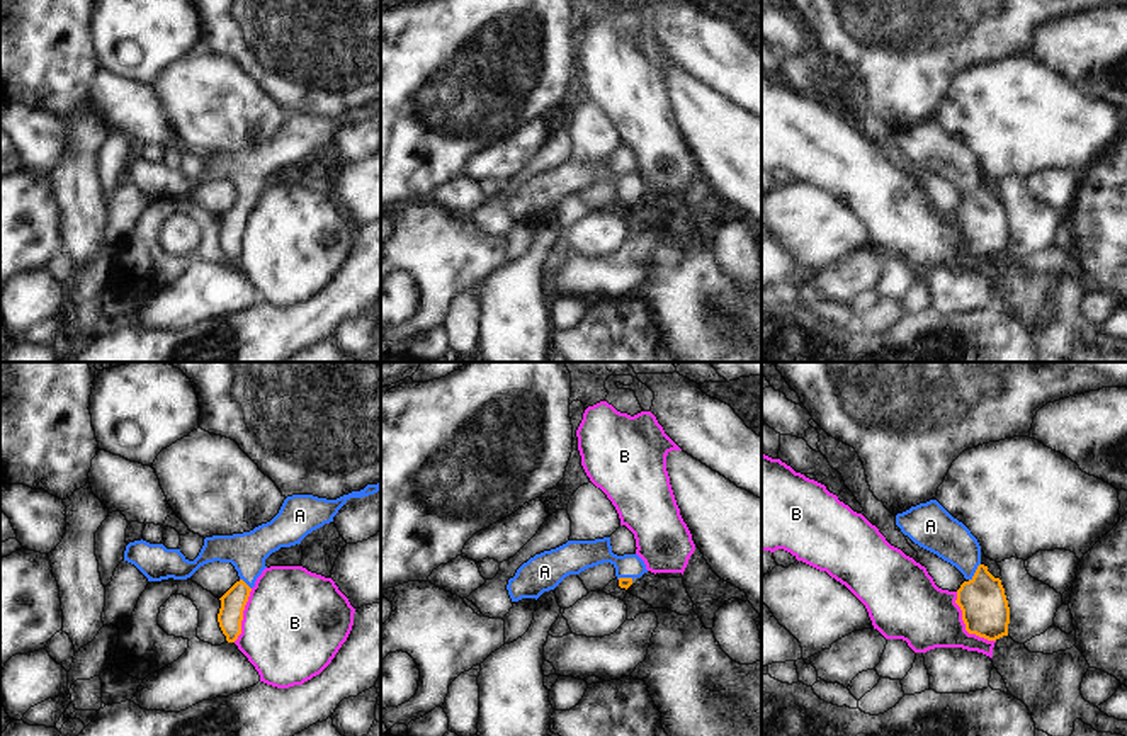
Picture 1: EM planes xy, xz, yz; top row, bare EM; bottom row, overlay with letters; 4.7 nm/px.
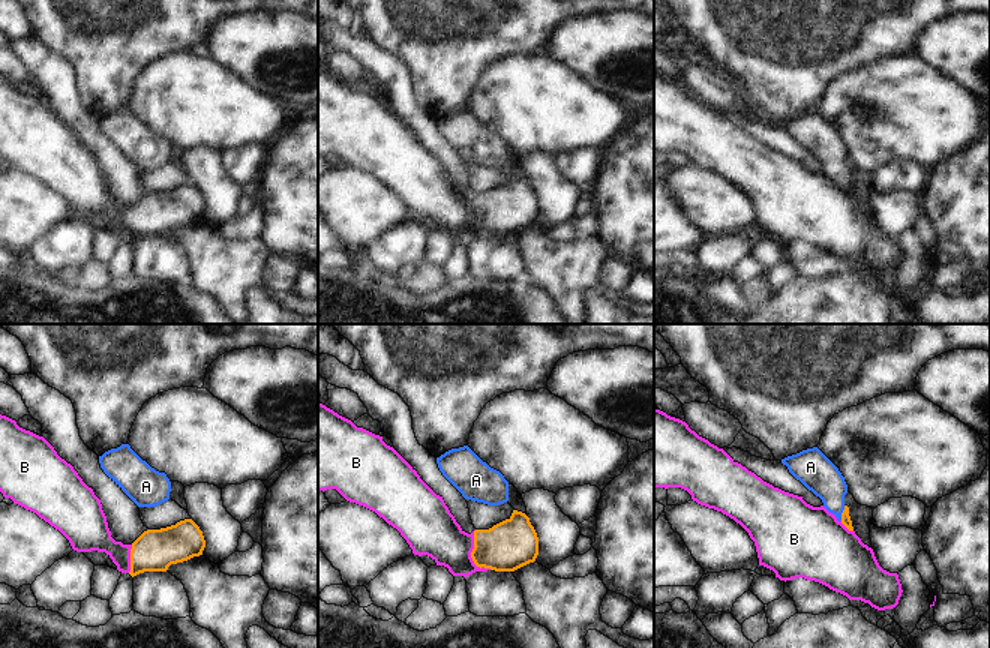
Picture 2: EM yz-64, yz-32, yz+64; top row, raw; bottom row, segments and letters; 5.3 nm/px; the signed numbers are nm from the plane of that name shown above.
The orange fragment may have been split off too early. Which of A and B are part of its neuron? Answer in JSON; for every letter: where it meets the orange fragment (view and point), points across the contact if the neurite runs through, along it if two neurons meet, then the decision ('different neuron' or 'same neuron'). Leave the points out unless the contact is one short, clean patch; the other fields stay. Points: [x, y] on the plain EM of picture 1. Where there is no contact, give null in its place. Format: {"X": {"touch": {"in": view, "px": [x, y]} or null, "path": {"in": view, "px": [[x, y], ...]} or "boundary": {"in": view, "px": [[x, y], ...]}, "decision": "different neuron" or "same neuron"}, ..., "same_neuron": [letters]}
{"A": {"touch": {"in": "yz", "px": [976, 191]}, "path": {"in": "yz", "px": [[985, 228], [983, 206], [976, 191], [942, 153]]}, "decision": "same neuron"}, "B": {"touch": {"in": "yz", "px": [966, 245]}, "boundary": {"in": "yz", "px": [[956, 211], [964, 247], [969, 252], [995, 260]]}, "decision": "different neuron"}, "same_neuron": ["A"]}

